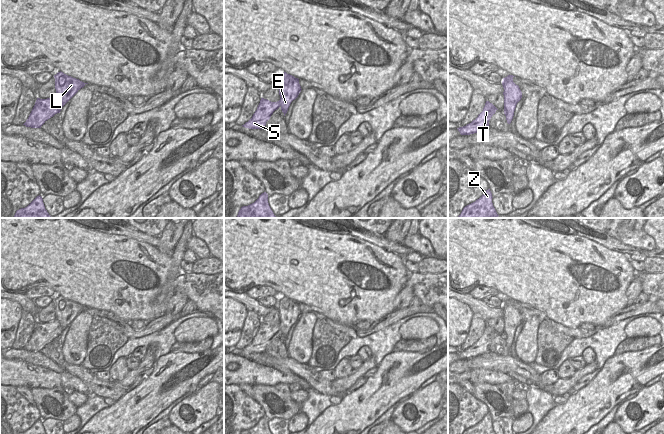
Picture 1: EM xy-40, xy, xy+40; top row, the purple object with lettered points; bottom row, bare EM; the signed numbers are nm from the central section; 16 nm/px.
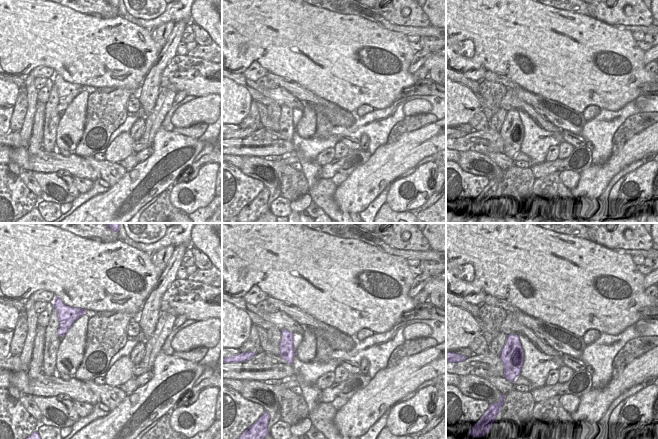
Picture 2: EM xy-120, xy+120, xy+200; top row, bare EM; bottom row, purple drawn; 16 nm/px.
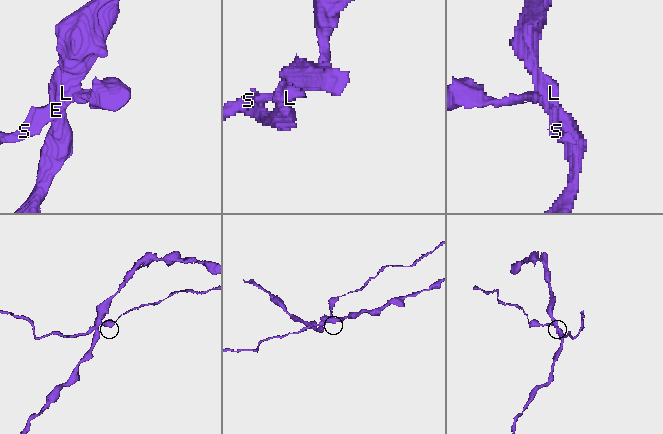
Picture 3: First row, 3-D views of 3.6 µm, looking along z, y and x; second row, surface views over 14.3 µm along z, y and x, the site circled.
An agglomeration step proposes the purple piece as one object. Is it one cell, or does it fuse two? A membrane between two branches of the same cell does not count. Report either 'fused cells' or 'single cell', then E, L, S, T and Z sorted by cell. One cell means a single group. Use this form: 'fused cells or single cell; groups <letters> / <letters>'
fused cells; groups E L Z / S T

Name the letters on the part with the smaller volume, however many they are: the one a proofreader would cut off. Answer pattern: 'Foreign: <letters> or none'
Foreign: S, T

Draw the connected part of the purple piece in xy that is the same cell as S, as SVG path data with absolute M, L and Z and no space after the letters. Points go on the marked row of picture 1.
M261 98L252 118L242 126L249 129L265 128L266 122L270 119L273 112L280 106L280 100L277 102L271 102L267 99Z

